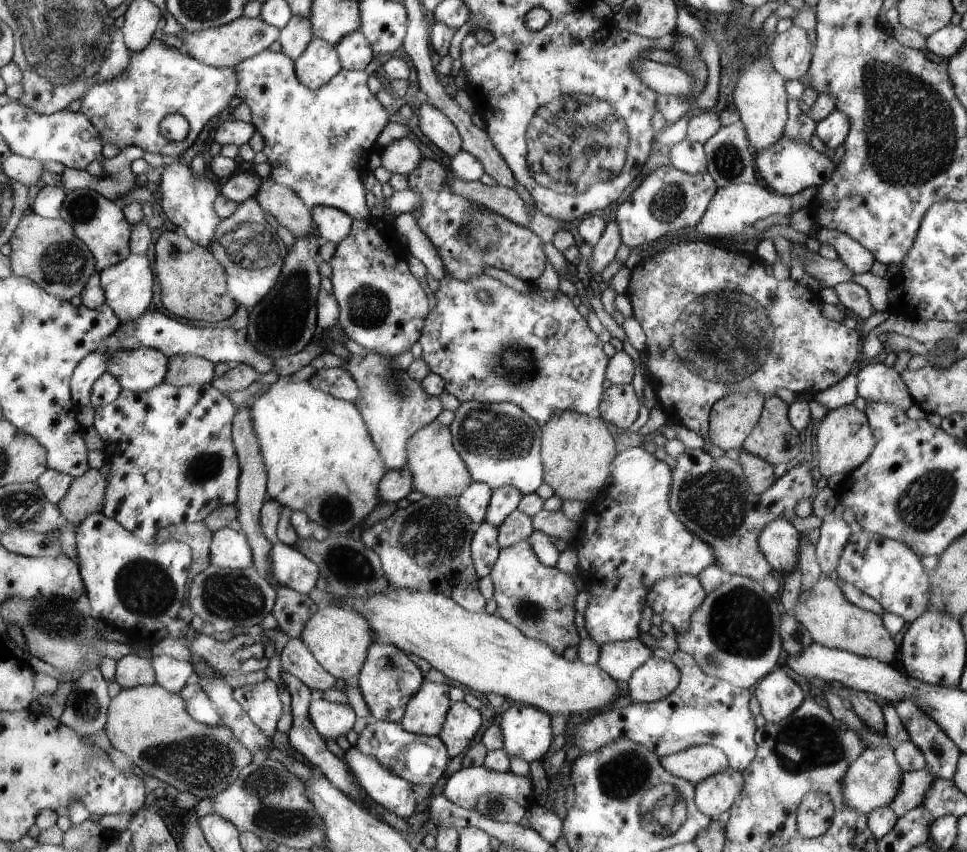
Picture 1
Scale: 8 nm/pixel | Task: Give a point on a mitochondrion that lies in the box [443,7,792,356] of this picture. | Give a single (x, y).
(577, 143)

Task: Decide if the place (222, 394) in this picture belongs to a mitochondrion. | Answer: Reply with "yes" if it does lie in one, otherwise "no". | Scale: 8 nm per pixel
no

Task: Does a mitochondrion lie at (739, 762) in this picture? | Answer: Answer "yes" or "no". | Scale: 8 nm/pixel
no

